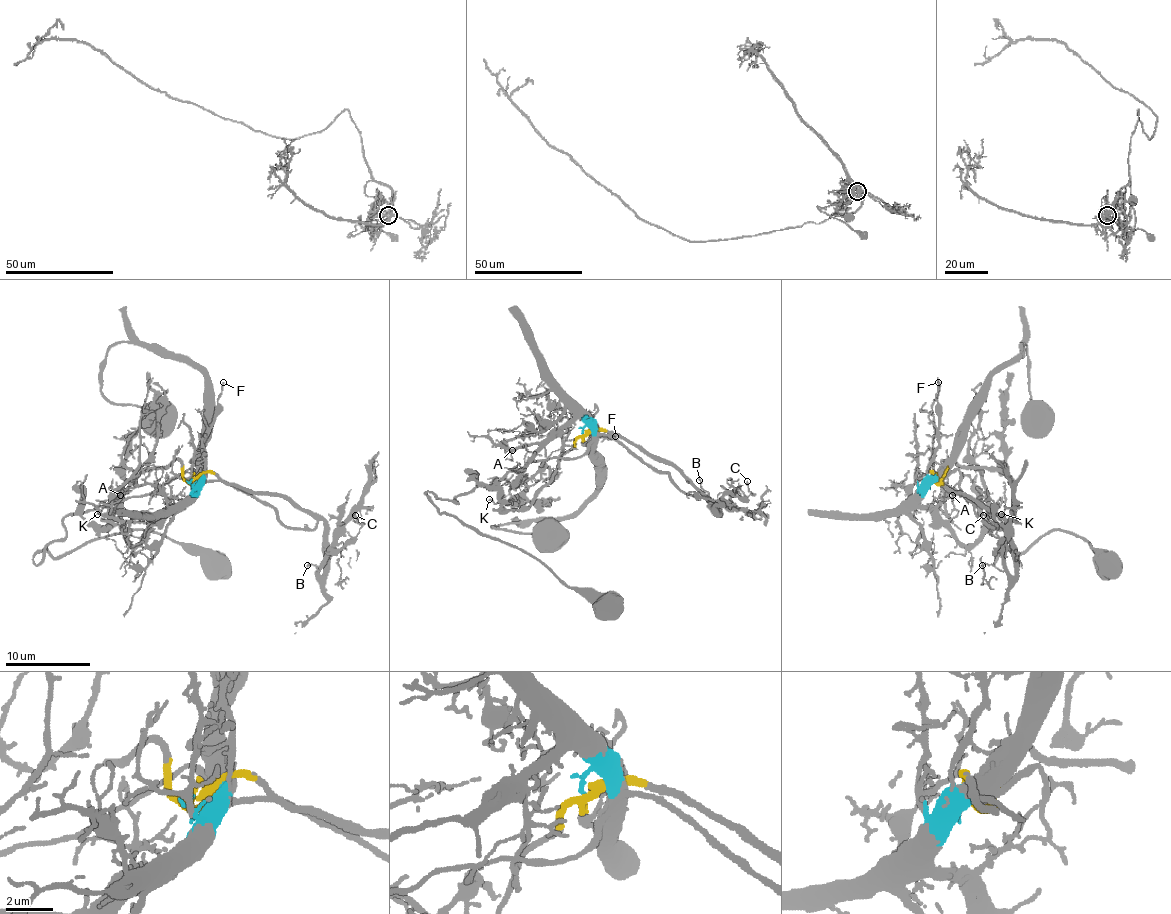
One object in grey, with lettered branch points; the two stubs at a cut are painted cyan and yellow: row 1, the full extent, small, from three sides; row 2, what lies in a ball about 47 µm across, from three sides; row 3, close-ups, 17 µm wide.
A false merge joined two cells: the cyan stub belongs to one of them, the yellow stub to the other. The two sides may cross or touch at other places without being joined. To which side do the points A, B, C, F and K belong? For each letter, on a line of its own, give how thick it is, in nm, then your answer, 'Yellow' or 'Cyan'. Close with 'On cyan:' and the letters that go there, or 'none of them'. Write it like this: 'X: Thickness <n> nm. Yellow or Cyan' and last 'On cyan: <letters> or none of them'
A: Thickness 120 nm. Cyan
B: Thickness 130 nm. Yellow
C: Thickness 140 nm. Yellow
F: Thickness 150 nm. Cyan
K: Thickness 150 nm. Cyan
On cyan: A, F, K

